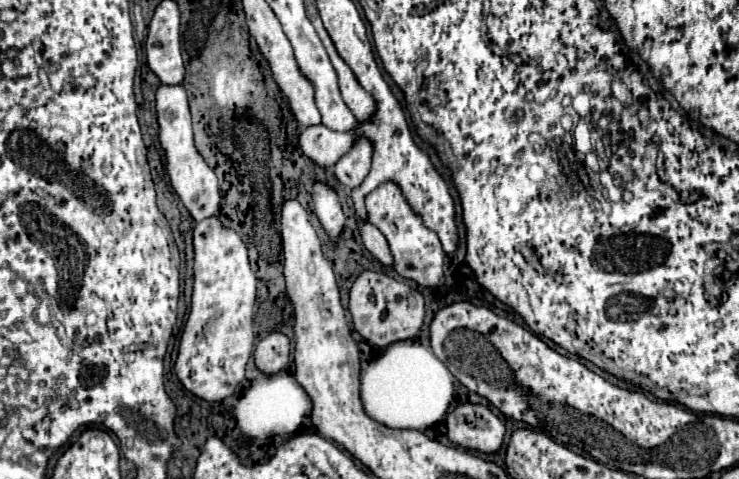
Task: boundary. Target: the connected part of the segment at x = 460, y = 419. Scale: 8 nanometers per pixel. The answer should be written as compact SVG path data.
M474 403L452 409L446 417L446 429L454 445L478 453L496 453L506 433L504 423L488 407Z

